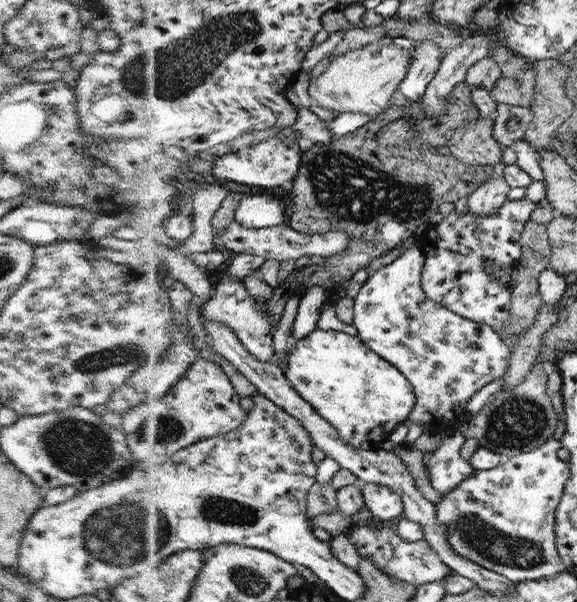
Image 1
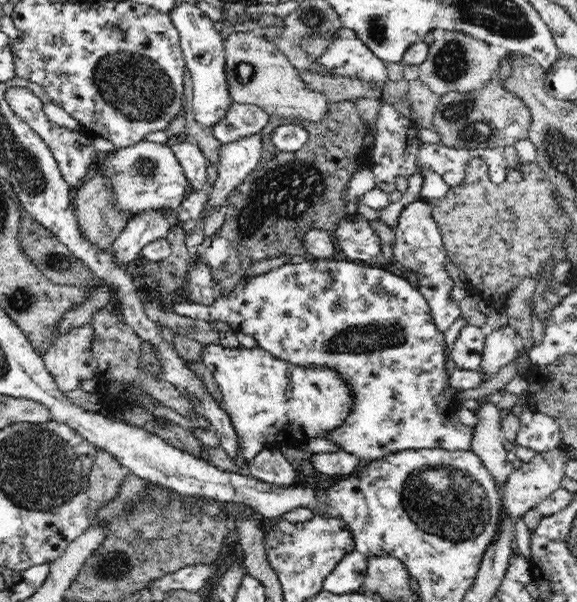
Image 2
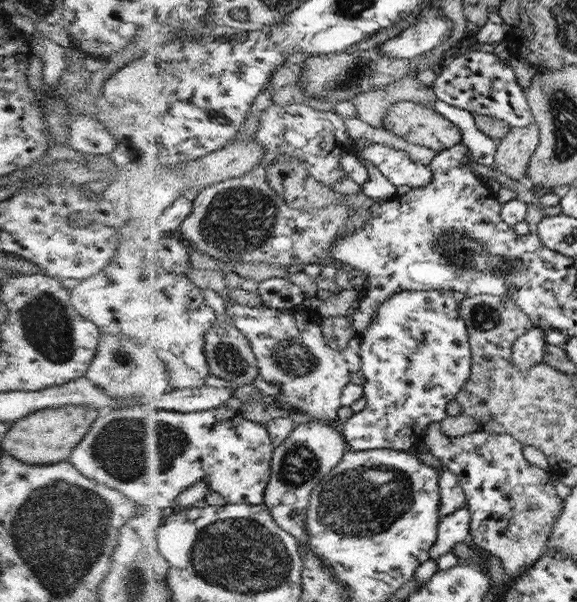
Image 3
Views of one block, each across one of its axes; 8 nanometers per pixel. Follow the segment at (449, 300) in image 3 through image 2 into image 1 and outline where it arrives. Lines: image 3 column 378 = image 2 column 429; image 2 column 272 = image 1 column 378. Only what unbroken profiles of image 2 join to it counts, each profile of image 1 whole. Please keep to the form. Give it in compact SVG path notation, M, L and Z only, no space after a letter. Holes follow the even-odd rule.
M419 246L410 248L409 250L402 251L400 257L394 260L392 264L385 266L383 270L375 272L371 277L369 277L362 287L361 291L355 297L354 306L354 324L358 327L359 337L370 347L372 350L376 350L378 354L381 354L386 360L394 363L394 366L401 371L402 374L408 378L408 382L412 385L414 389L415 405L407 416L407 423L409 426L413 424L421 424L423 430L431 433L438 433L442 436L450 435L452 433L459 433L460 426L468 419L466 414L466 404L476 392L478 392L486 384L490 384L492 380L496 378L500 379L500 376L504 376L504 372L507 372L508 360L510 360L510 352L508 352L508 346L504 344L504 341L500 339L498 333L494 331L491 326L487 324L481 324L481 322L474 322L473 319L468 320L451 310L448 310L445 306L434 302L430 299L423 290L421 286L421 270L425 266L425 255Z

